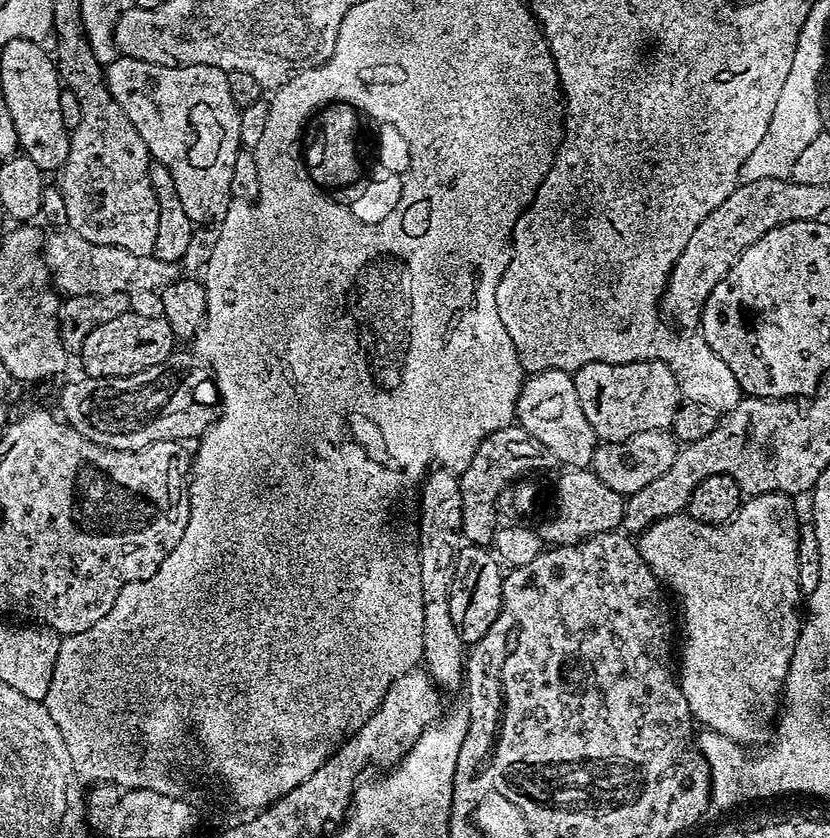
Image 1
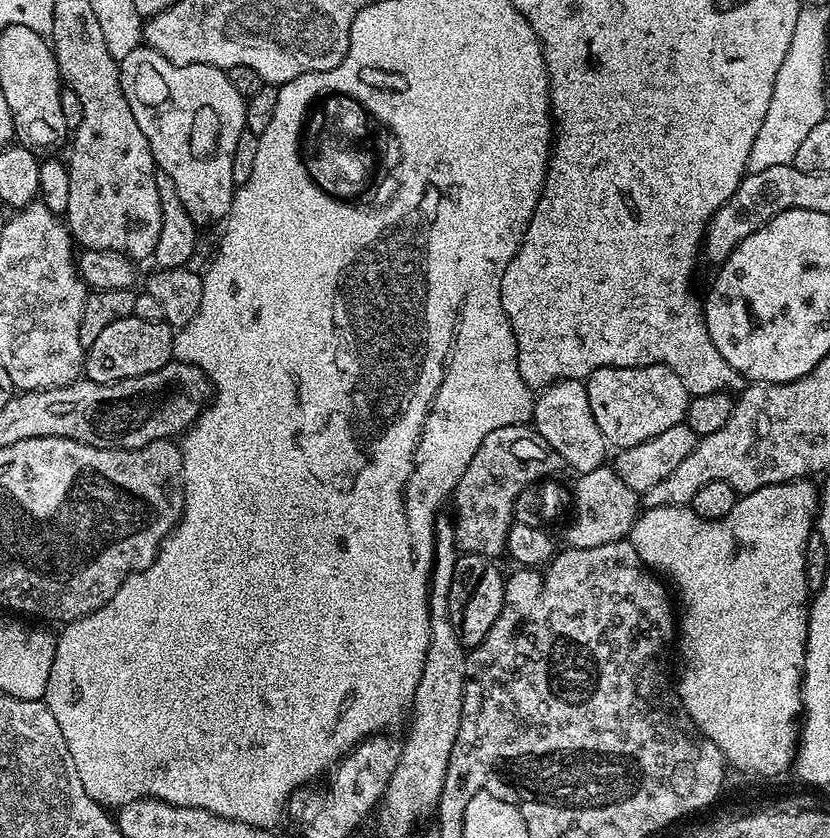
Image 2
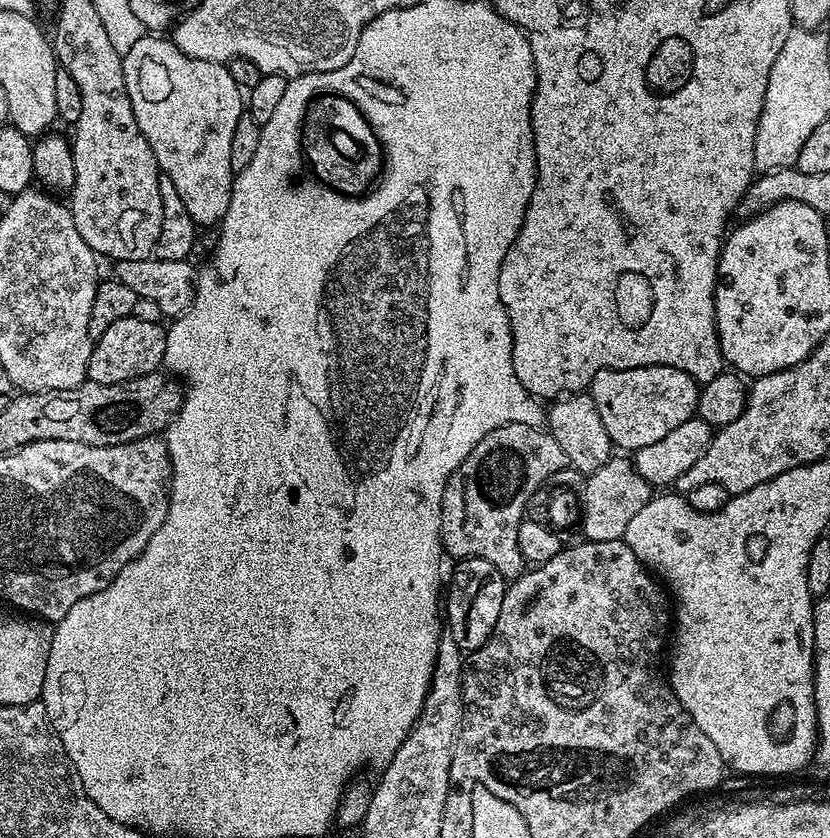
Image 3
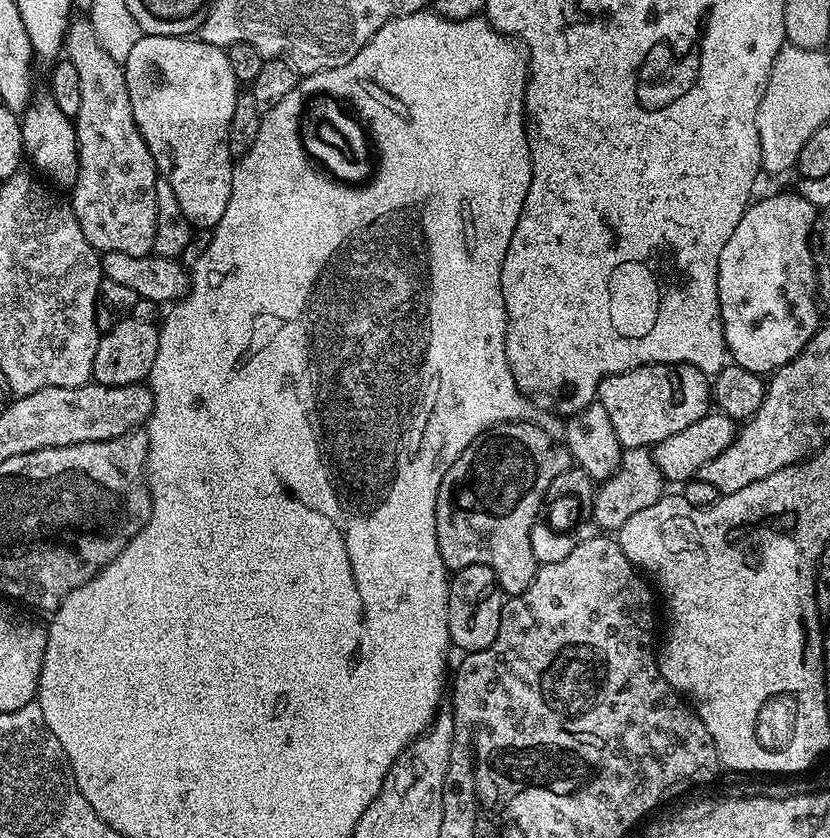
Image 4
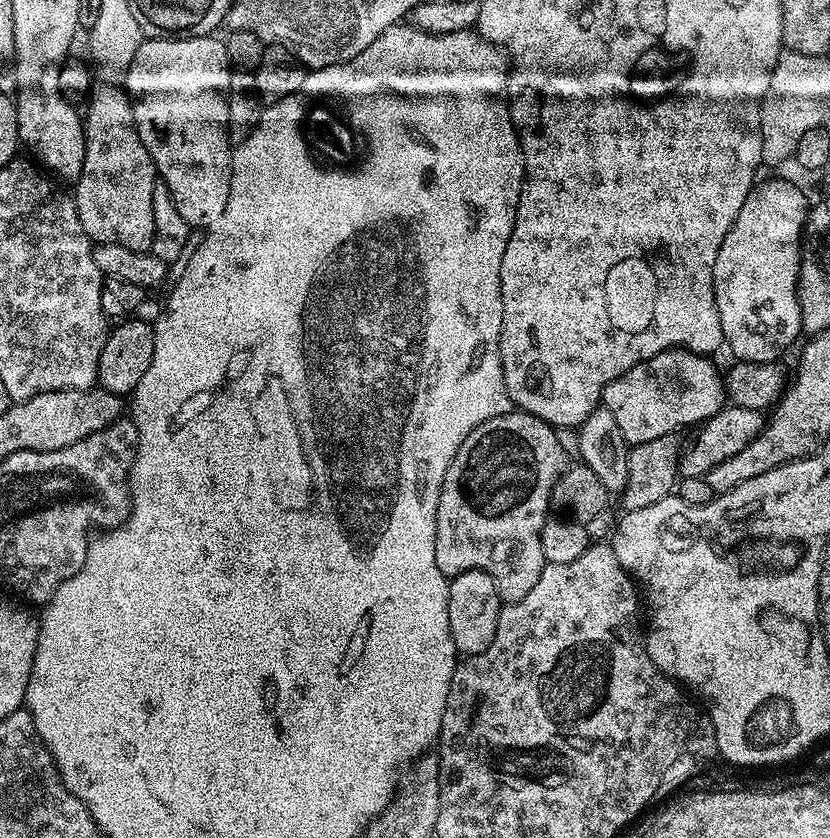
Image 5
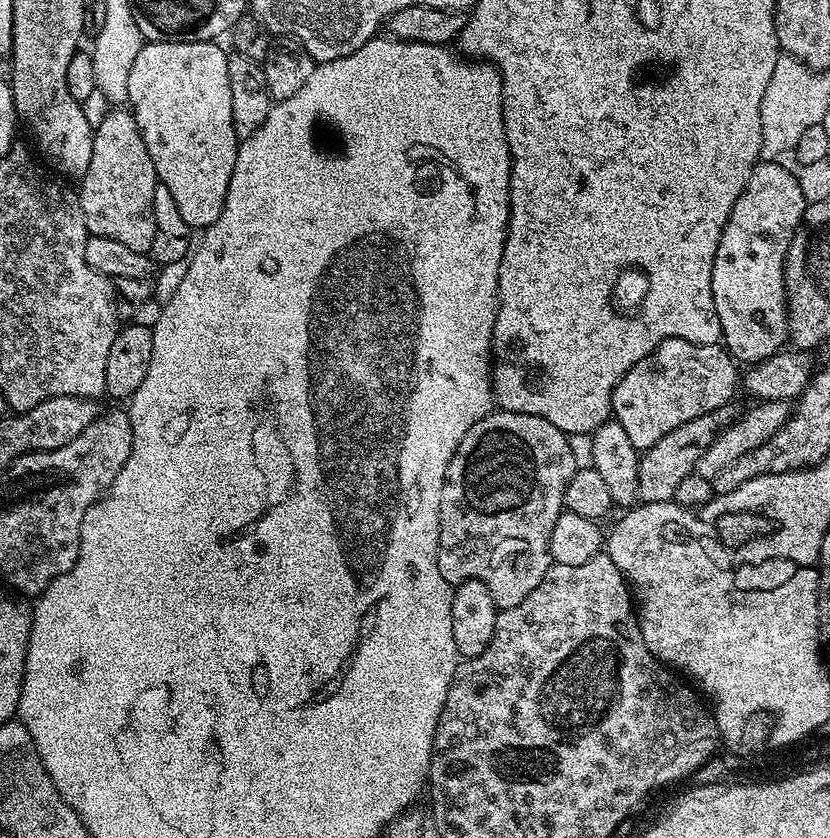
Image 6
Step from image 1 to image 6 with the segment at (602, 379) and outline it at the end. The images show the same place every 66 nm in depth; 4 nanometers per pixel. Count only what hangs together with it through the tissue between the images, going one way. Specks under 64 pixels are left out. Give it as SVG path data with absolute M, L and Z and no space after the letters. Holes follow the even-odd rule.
M670 338L617 382L612 395L612 416L638 450L649 448L670 430L678 430L682 422L702 418L710 410L733 403L736 388L738 392L736 368L737 361L719 343L695 344Z

